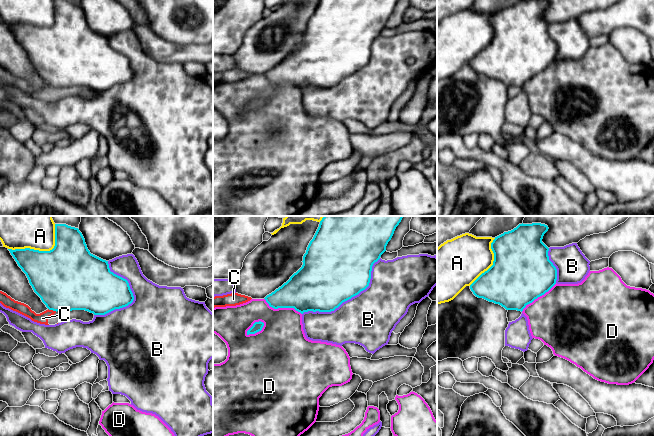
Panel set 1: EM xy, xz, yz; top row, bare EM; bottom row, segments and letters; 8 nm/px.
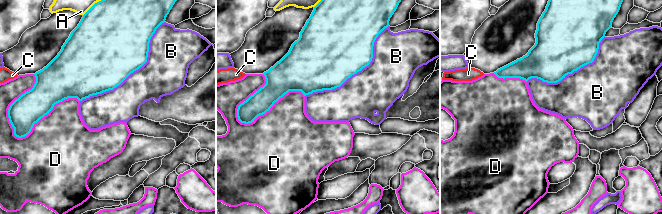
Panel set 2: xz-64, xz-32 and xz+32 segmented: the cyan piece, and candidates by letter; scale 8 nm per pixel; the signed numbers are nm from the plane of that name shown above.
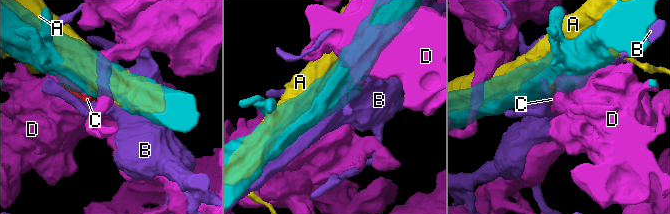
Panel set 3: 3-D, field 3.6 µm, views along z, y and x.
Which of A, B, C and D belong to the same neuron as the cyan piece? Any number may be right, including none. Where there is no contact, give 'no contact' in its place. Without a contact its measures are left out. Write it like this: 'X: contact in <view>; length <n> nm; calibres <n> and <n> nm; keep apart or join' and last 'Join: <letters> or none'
A: contact in xy; length 440 nm; calibres 460 and 380 nm; keep apart
B: contact in xz; length 800 nm; calibres 500 and 420 nm; keep apart
C: contact in xy; length 80 nm; calibres 480 and 90 nm; keep apart
D: contact in xz; length 180 nm; calibres 80 and 500 nm; keep apart
Join: none

